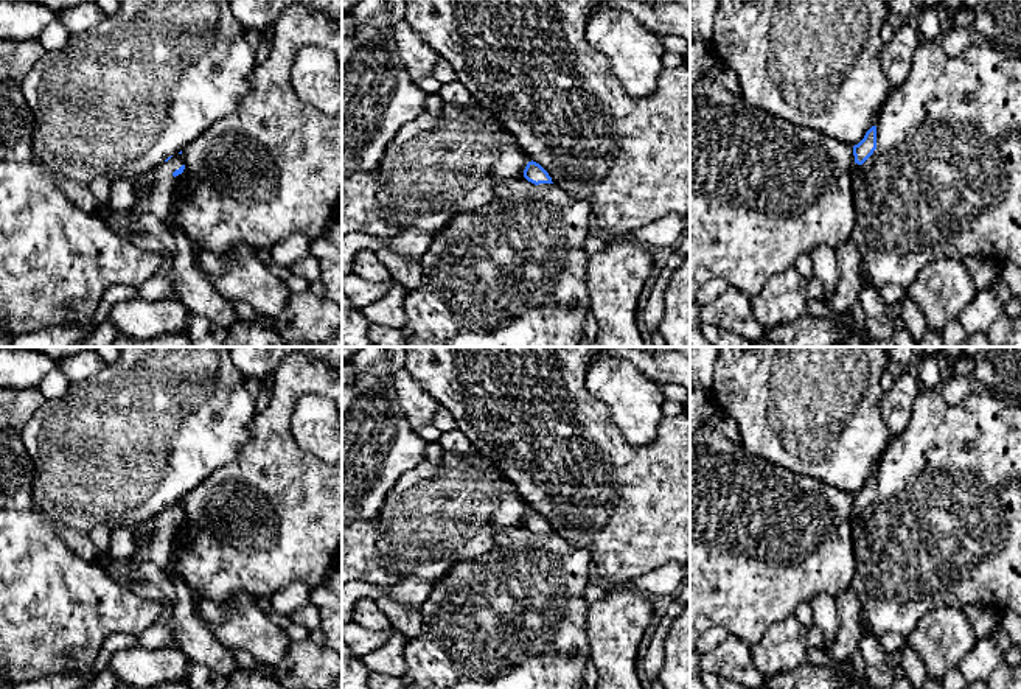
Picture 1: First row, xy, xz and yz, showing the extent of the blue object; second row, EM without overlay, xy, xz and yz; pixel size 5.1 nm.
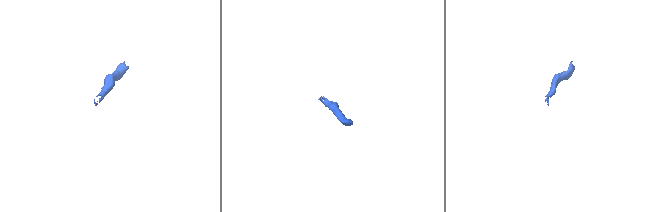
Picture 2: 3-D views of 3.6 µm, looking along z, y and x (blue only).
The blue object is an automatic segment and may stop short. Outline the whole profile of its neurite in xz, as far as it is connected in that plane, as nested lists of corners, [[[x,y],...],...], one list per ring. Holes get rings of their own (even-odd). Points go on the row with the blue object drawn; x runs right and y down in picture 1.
[[[533,160],[527,163],[527,166],[524,170],[524,177],[535,185],[553,184],[549,173],[539,163],[536,163]]]

